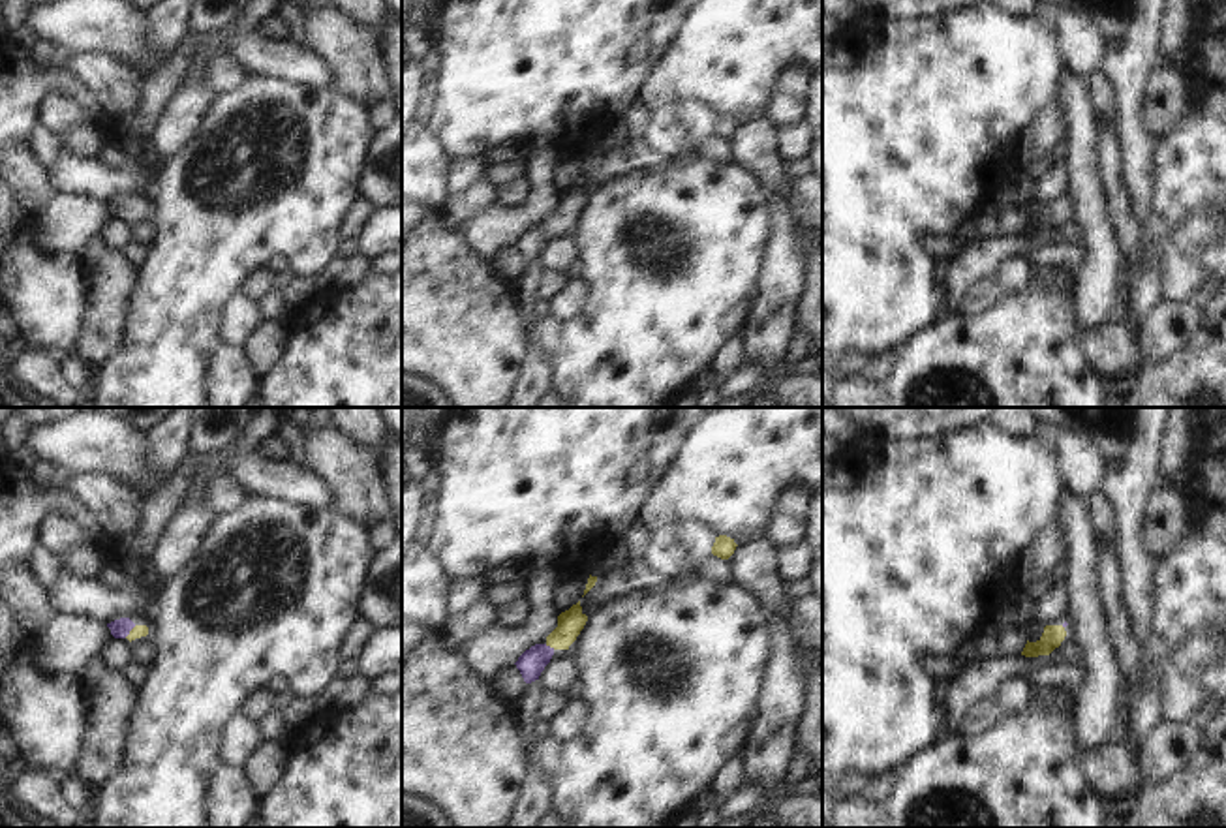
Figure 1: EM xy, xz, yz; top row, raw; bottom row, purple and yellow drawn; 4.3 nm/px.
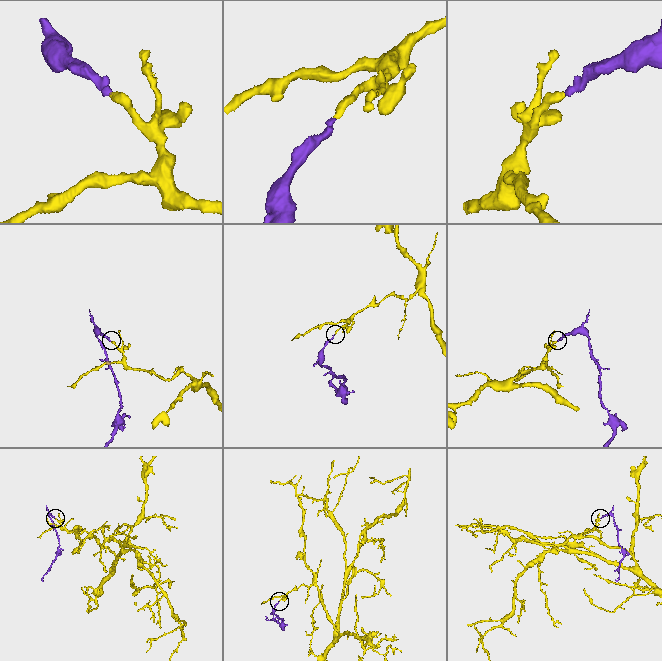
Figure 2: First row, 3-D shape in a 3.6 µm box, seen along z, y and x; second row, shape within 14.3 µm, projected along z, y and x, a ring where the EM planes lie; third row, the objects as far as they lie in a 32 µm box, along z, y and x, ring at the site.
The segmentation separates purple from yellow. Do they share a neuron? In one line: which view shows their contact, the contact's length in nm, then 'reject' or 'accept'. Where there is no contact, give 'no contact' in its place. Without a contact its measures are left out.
xy | 80 nm | accept

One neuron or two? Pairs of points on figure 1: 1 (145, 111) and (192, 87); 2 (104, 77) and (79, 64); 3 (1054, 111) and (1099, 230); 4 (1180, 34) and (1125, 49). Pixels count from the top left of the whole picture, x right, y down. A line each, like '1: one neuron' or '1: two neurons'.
1: two neurons
2: one neuron
3: two neurons
4: two neurons

